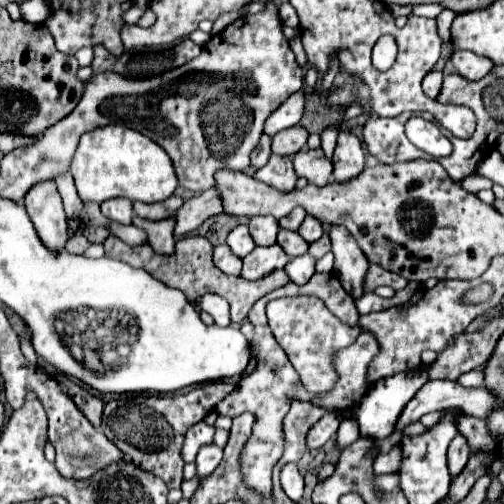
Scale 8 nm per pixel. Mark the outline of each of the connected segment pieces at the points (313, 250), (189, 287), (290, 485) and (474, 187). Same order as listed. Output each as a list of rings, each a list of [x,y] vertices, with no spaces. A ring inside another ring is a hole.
[[[322,235],[318,241],[310,243],[310,249],[308,253],[314,257],[314,259],[320,259],[322,255],[326,255],[330,251],[330,241],[328,241],[328,235]]]
[[[110,235],[106,241],[104,241],[104,251],[106,251],[106,257],[110,259],[118,259],[118,261],[124,261],[132,267],[138,267],[138,269],[144,269],[148,271],[154,279],[162,281],[164,285],[168,287],[174,287],[174,289],[180,289],[186,299],[190,303],[194,303],[200,295],[204,293],[216,293],[220,297],[224,297],[228,303],[230,303],[230,313],[232,313],[232,323],[242,323],[246,317],[248,317],[248,311],[252,309],[252,305],[268,295],[270,291],[278,289],[278,287],[284,287],[288,283],[288,277],[286,273],[280,269],[268,277],[262,277],[260,281],[244,281],[242,277],[228,277],[224,273],[220,273],[220,269],[216,269],[214,261],[212,261],[212,245],[208,239],[204,237],[184,237],[184,239],[178,239],[176,241],[176,253],[174,255],[158,255],[152,251],[150,245],[144,245],[144,247],[128,247],[126,243],[122,243],[118,237]]]
[[[286,465],[280,473],[280,483],[284,493],[292,499],[292,501],[300,501],[302,493],[304,493],[304,477],[300,475],[296,465]]]
[[[474,173],[472,177],[468,177],[468,181],[460,181],[460,185],[464,187],[464,189],[468,189],[470,193],[478,193],[478,191],[482,191],[482,189],[492,189],[492,181],[488,181],[486,177],[480,177],[478,173]]]

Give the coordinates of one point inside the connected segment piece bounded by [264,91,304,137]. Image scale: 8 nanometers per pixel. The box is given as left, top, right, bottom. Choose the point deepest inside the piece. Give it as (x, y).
(288, 114)

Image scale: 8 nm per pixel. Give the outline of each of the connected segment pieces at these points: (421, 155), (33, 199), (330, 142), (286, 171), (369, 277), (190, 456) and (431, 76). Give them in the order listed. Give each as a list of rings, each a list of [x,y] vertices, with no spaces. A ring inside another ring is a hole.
[[[402,113],[398,117],[376,117],[372,115],[364,123],[364,145],[370,155],[374,155],[380,163],[398,163],[412,159],[430,159],[424,151],[410,149],[410,141],[404,135],[404,123],[410,113]]]
[[[36,183],[24,197],[24,205],[44,245],[48,245],[48,249],[62,249],[68,241],[68,223],[56,183]]]
[[[330,127],[322,133],[322,149],[324,155],[330,159],[334,153],[334,145],[336,145],[336,137],[338,137],[338,127]]]
[[[270,155],[268,163],[254,173],[254,179],[258,179],[258,181],[262,181],[262,183],[266,183],[266,185],[270,185],[282,193],[288,193],[294,189],[298,177],[292,169],[290,157]]]
[[[370,265],[370,269],[366,271],[366,277],[364,277],[364,293],[372,293],[380,285],[388,285],[394,291],[398,291],[398,289],[404,289],[408,285],[408,281],[392,271],[380,269],[380,265]]]
[[[200,421],[192,429],[188,429],[182,446],[182,457],[184,457],[184,461],[186,463],[194,461],[198,449],[202,445],[206,445],[206,443],[212,443],[212,437],[214,437],[214,427],[208,425],[206,421]]]
[[[432,71],[432,73],[428,73],[428,75],[424,77],[422,87],[424,87],[426,97],[430,97],[430,99],[436,99],[436,97],[438,97],[440,85],[442,85],[442,77],[444,77],[442,71]]]

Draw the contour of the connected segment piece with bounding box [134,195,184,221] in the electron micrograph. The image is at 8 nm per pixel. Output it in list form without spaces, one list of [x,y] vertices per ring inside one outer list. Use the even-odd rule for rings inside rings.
[[[172,195],[168,197],[166,201],[160,201],[160,203],[140,203],[136,201],[134,203],[134,213],[140,215],[140,217],[148,217],[152,221],[158,221],[158,219],[168,219],[176,213],[176,209],[182,205],[182,197],[178,195]]]

